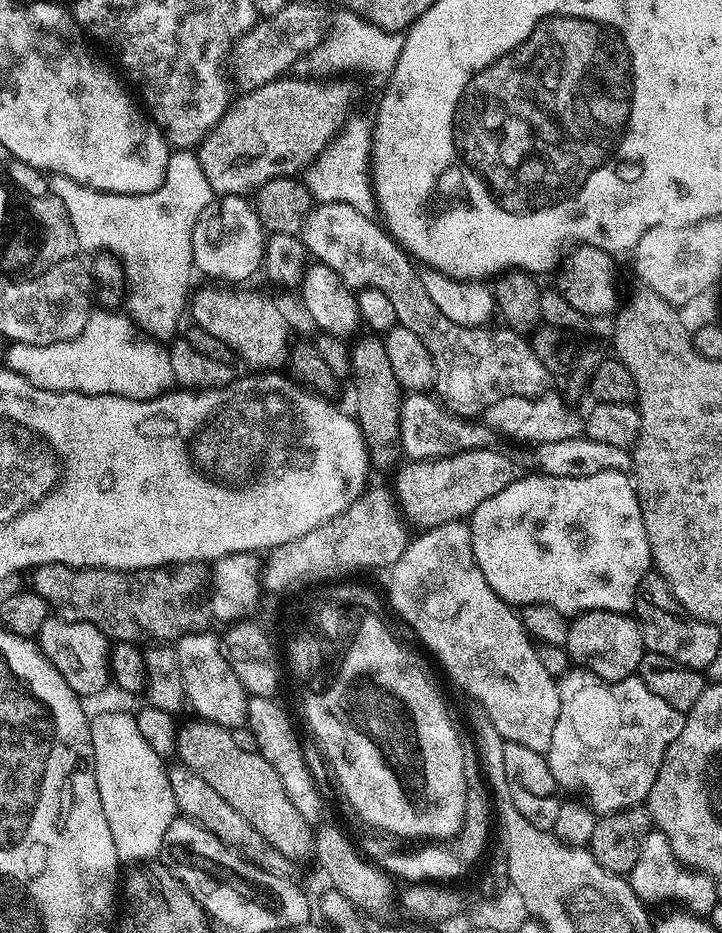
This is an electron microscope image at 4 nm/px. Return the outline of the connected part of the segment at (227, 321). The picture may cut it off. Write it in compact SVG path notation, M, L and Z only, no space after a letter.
M204 288L198 292L190 300L195 327L226 342L233 357L248 367L245 369L265 374L283 369L289 363L288 320L270 297L258 292L234 292L230 288Z

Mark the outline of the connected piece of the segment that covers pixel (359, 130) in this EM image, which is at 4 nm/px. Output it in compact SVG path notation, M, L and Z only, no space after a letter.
M349 115L332 140L319 152L302 172L302 183L308 188L313 201L321 204L343 204L371 217L374 212L374 193L370 185L370 124L360 116Z

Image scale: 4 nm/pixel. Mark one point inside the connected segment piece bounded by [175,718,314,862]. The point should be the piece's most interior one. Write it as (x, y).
(244, 778)

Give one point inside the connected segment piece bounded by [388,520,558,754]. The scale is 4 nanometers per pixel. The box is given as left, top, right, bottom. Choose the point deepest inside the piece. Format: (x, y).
(436, 587)

